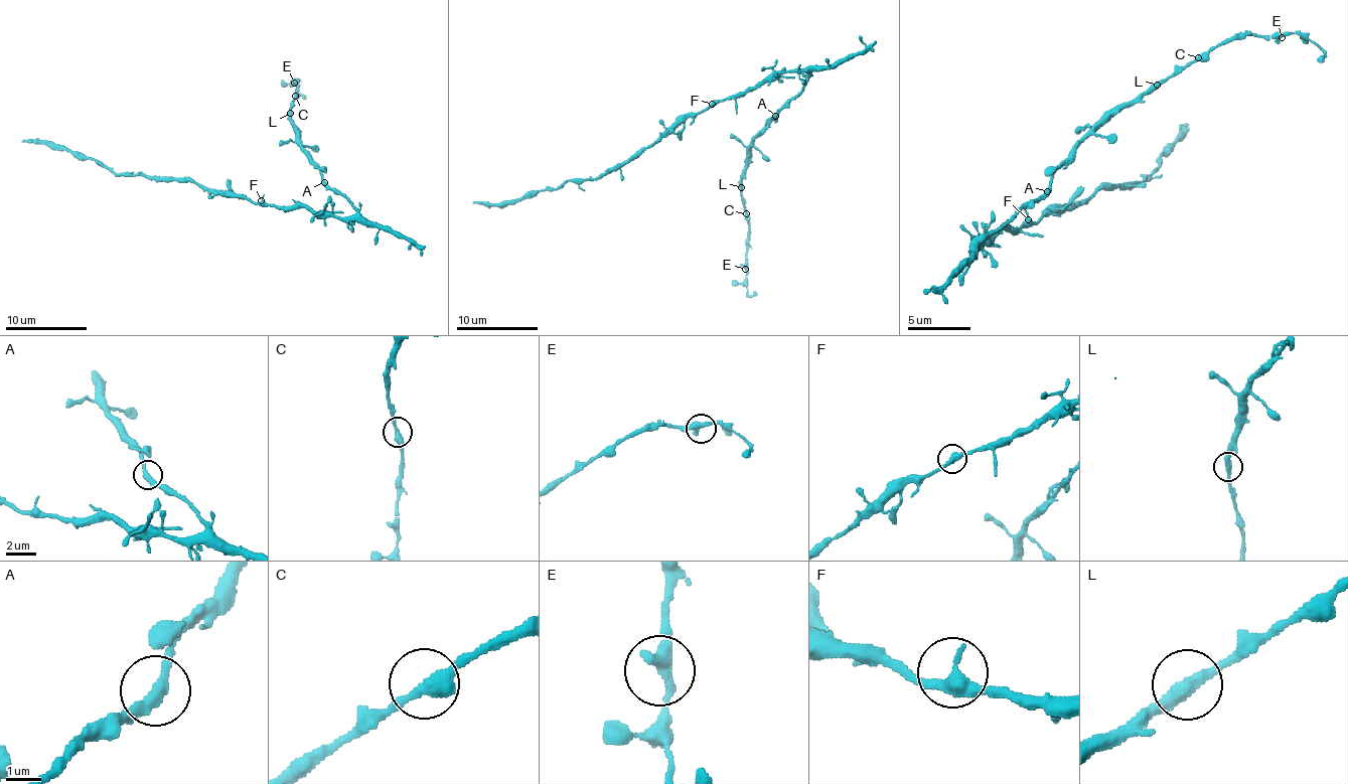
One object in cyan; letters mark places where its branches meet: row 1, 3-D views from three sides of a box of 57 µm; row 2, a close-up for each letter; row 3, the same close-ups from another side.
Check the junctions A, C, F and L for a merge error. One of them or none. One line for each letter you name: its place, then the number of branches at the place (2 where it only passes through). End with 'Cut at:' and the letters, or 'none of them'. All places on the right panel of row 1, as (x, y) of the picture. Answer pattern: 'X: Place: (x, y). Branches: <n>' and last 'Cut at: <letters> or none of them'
Cut at: none of them

